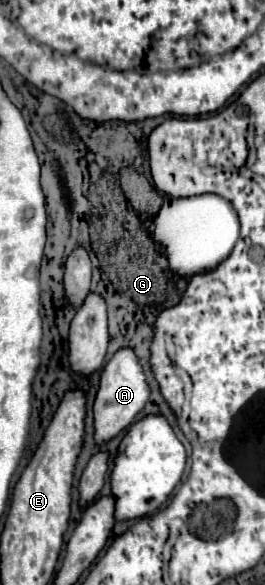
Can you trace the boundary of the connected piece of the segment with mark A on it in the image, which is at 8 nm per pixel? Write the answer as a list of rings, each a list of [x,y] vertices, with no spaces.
[[[121,348],[115,352],[115,356],[107,362],[101,382],[99,382],[99,392],[95,398],[95,442],[103,444],[117,436],[121,430],[129,428],[135,416],[145,408],[147,400],[151,396],[151,388],[147,382],[147,376],[143,372],[143,366],[133,352],[133,348]]]

